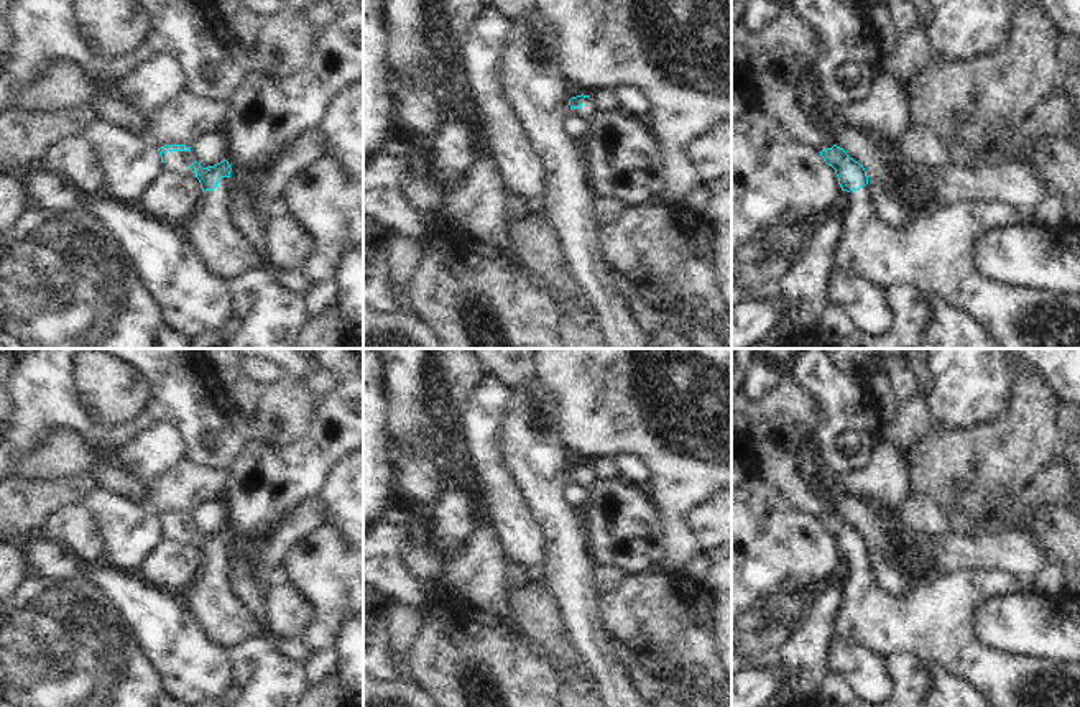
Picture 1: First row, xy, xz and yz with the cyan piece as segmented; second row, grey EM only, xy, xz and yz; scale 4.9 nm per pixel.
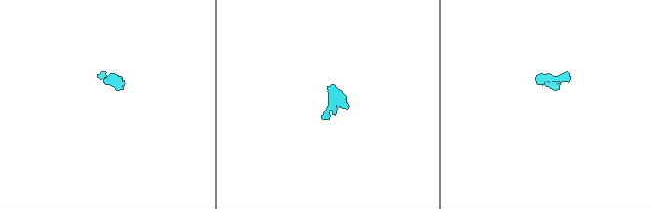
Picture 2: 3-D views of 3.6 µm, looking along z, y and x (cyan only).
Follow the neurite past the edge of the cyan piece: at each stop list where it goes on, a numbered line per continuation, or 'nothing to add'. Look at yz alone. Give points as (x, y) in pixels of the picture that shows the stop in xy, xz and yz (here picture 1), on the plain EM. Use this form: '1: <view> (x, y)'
1: yz (936, 622).

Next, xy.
1: xy (226, 620).

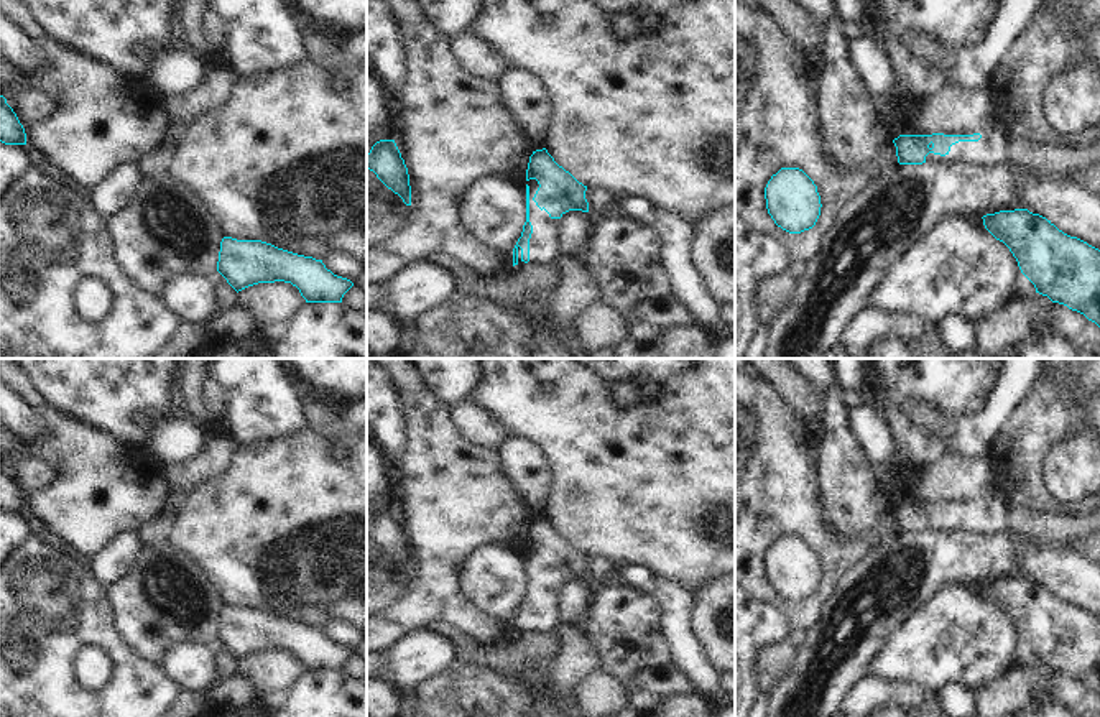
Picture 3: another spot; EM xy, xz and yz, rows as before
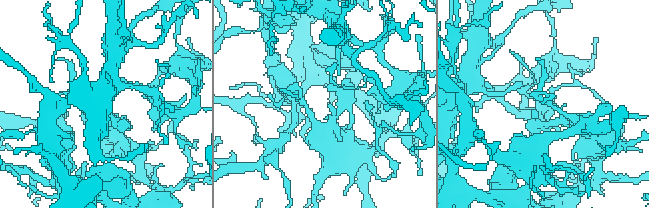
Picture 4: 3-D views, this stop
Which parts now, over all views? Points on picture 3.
nothing to add.

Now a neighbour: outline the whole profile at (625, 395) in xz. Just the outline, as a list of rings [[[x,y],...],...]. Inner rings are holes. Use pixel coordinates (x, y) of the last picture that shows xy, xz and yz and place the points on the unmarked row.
[[[623,380],[623,382],[612,383],[608,388],[612,393],[612,403],[620,411],[641,403],[638,386],[635,383]]]

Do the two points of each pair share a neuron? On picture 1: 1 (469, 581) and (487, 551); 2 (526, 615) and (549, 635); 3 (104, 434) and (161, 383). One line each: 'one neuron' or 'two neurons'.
1: one neuron
2: one neuron
3: one neuron

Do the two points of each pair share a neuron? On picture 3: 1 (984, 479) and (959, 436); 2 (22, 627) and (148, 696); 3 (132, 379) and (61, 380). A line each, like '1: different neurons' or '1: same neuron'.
1: different neurons
2: same neuron
3: same neuron

